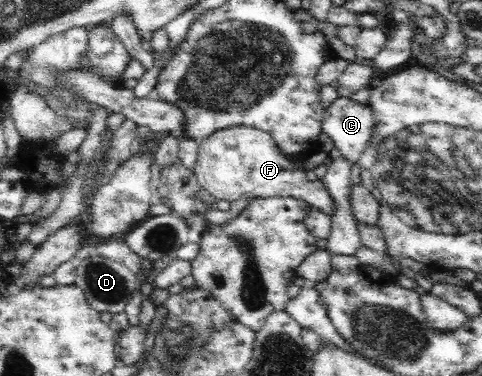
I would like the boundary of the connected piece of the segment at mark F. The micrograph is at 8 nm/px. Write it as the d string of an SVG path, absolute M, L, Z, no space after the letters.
M229 127L198 142L198 158L196 158L194 175L197 178L198 185L210 192L210 195L218 201L233 202L240 198L255 199L270 198L270 196L300 198L322 214L334 216L334 212L336 212L335 201L332 199L331 193L328 192L328 188L320 179L311 182L304 172L295 171L293 163L294 159L285 156L270 134L251 127Z

